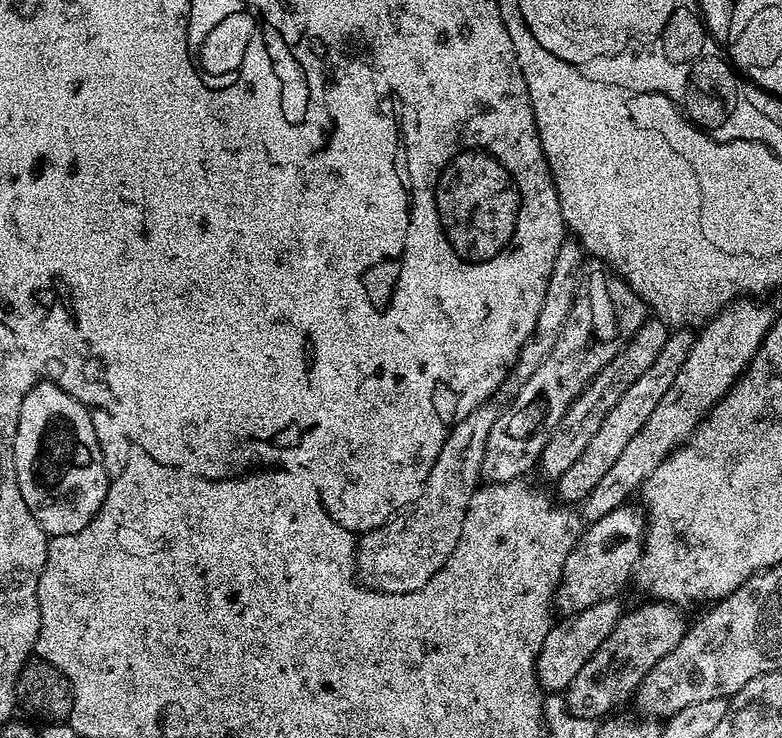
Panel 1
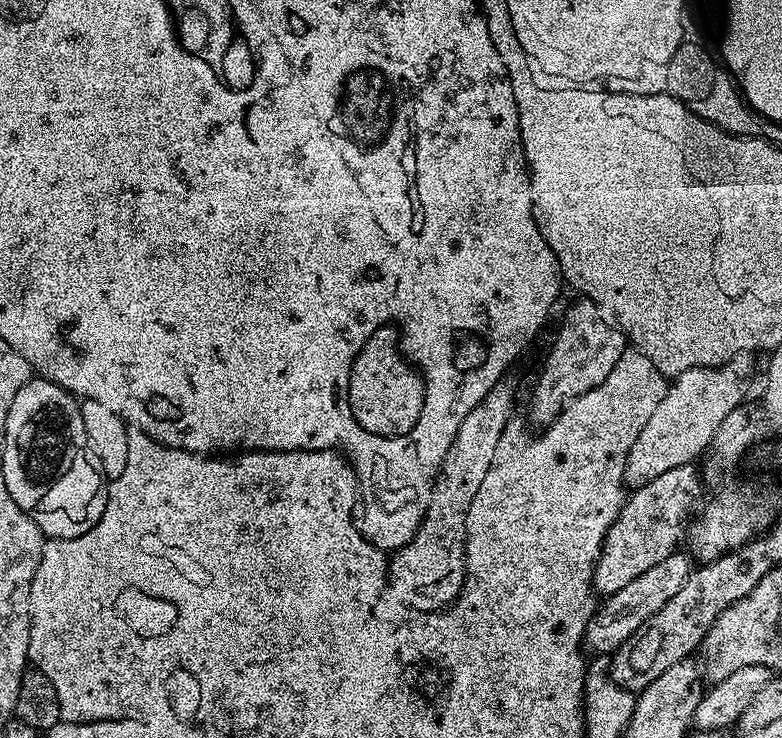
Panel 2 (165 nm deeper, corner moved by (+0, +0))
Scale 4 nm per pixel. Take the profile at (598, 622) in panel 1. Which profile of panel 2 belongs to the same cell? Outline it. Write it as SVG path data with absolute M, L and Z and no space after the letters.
M678 550L665 561L658 562L645 573L638 575L620 591L605 597L597 607L596 615L587 624L584 632L585 647L589 647L595 655L611 655L619 649L682 588L692 571L690 562L692 563L691 557Z

